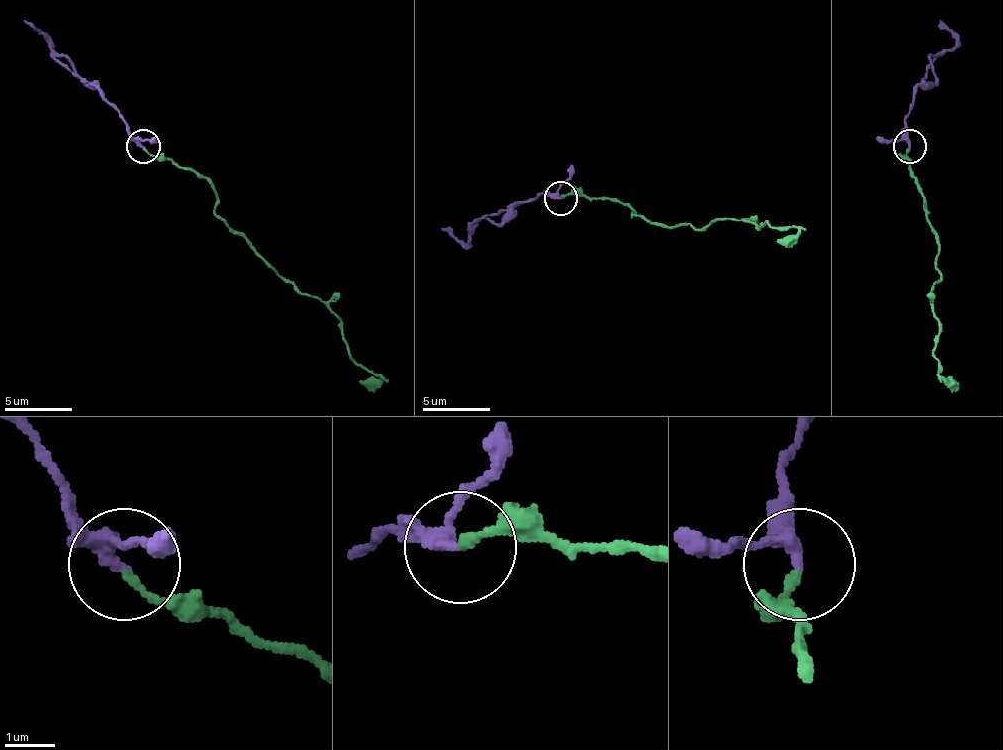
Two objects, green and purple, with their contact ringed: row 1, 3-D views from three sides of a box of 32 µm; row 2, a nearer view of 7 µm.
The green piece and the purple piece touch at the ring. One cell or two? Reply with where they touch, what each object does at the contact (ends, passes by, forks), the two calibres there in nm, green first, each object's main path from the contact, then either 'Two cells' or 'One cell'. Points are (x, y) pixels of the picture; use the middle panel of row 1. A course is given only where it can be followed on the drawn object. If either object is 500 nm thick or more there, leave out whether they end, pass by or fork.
Place: (560, 198). At the ring green ends. At the ring purple passes by. Thickness 160 nm (green) against 240 nm. Course of green: (560, 197), (617, 197), (634, 214), (661, 228), (698, 228), (735, 217), (756, 228), (796, 231), (776, 241). Course of purple: (560, 197), (543, 194), (519, 201), (509, 211), (485, 214), (465, 245), (441, 228). One cell

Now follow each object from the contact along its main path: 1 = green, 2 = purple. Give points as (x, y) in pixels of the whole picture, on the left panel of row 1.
1: (142, 148), (200, 175), (216, 212), (281, 277), (318, 297), (348, 354), (379, 378), (359, 382)
2: (142, 145), (125, 118), (91, 84), (68, 70), (24, 20)

